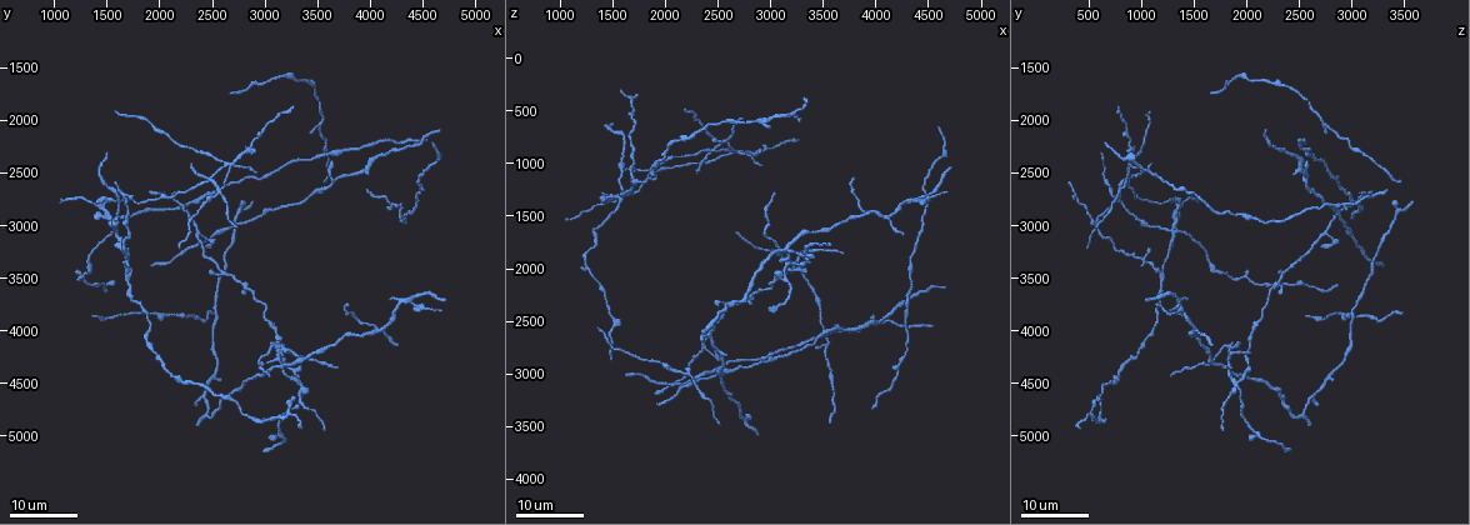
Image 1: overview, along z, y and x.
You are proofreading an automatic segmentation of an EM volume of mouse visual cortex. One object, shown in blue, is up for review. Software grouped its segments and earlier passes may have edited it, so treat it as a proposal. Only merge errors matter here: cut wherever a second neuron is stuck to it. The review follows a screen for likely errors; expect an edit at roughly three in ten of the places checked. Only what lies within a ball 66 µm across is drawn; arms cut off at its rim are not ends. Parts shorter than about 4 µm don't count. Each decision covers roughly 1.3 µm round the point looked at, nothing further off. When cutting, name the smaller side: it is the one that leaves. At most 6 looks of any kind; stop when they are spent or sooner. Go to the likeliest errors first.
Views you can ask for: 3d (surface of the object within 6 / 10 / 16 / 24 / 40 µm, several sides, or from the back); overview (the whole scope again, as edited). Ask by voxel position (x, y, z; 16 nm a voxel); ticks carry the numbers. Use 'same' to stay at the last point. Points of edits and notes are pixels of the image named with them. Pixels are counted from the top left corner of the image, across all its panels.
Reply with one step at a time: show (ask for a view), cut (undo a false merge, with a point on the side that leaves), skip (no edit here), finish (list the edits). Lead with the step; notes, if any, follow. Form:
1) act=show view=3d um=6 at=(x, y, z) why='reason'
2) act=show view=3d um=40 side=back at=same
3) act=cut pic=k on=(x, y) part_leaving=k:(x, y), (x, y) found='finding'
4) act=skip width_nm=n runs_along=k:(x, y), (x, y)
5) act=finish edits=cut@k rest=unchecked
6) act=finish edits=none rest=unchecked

act=show view=3d um=16 at=(4060, 3960, 1520)

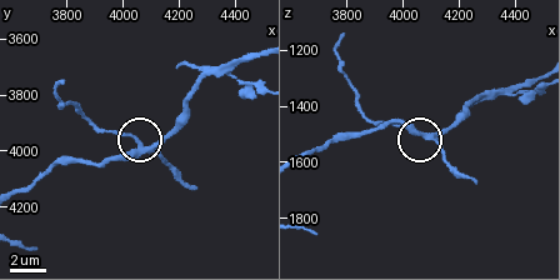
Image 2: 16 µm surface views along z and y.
act=show view=3d um=10 at=(4060, 3970, 1500) why='closer look'

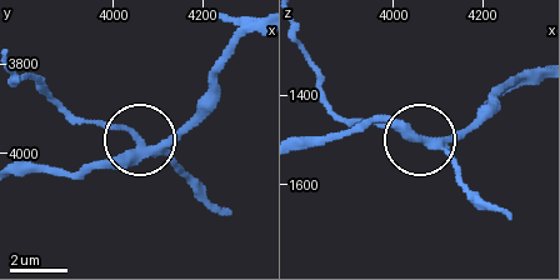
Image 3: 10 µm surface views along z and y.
act=cut pic=3 on=(119, 129) part_leaving=3:(146, 150), (128, 133), (70, 114), (35, 80), (20, 80) found='two neurons meet here'

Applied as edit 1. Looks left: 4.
act=show view=3d um=24 at=(3160, 4360, 1820) why='four-way junction'

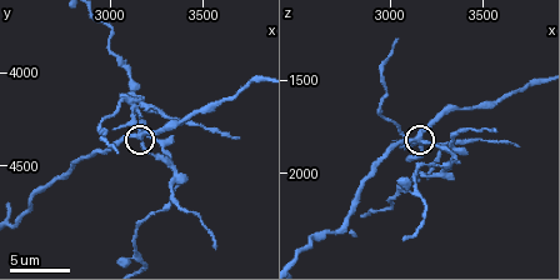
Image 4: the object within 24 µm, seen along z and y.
act=show view=3d um=6 at=(3160, 4340, 1800)

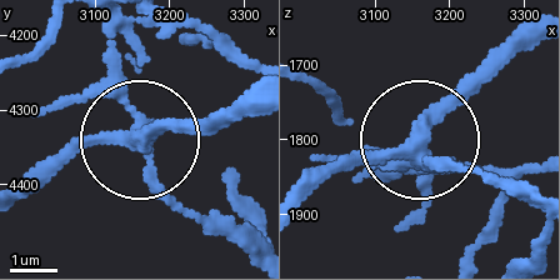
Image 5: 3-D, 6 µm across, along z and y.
act=show view=3d um=6 side=back at=(3145, 4340, 1810)

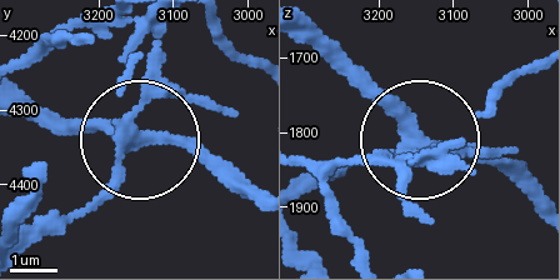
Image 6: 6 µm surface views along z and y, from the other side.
act=cut pic=6 on=(184, 90) side_arm_um=36 arms=4 found='a second neuron is stuck on'

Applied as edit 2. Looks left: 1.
act=finish edits=cut@3,cut@6 rest=unchecked

